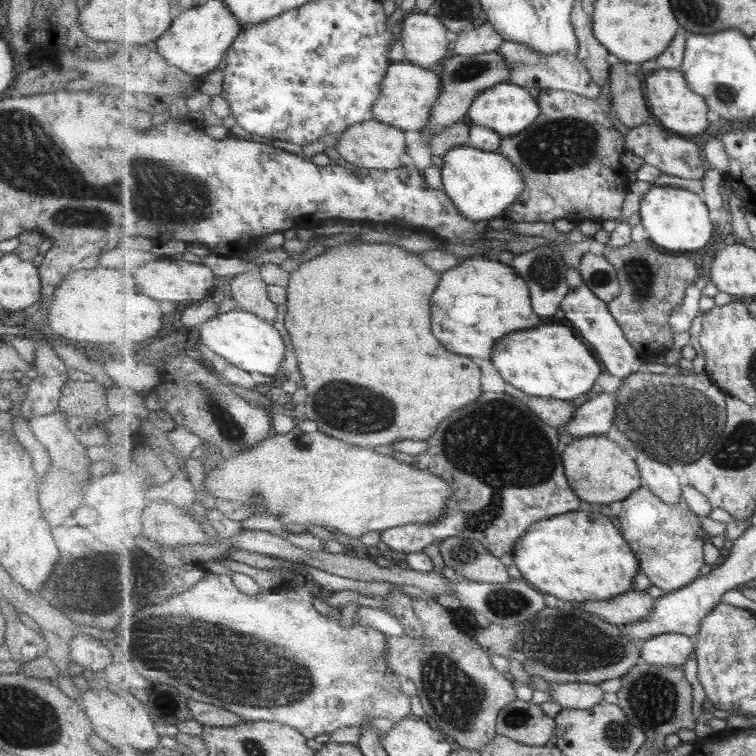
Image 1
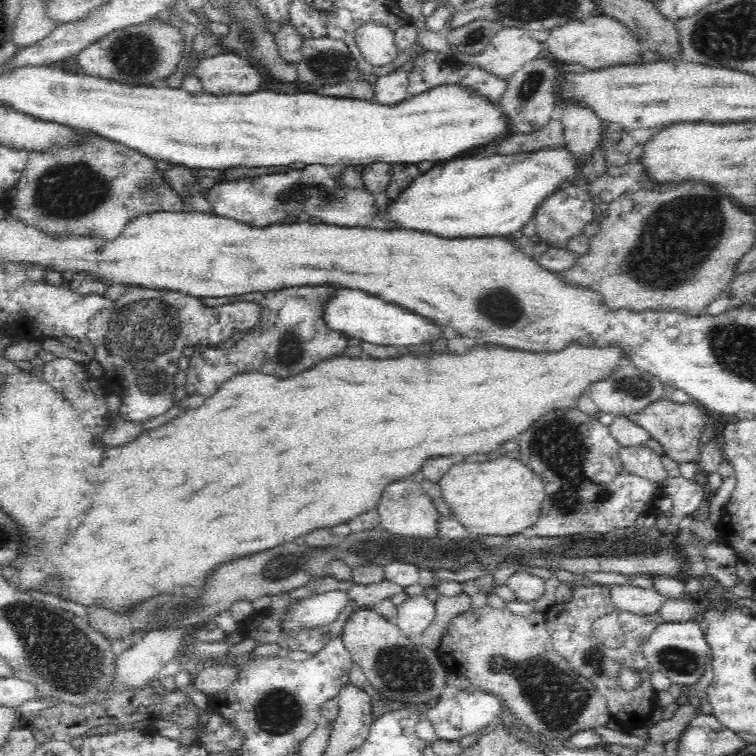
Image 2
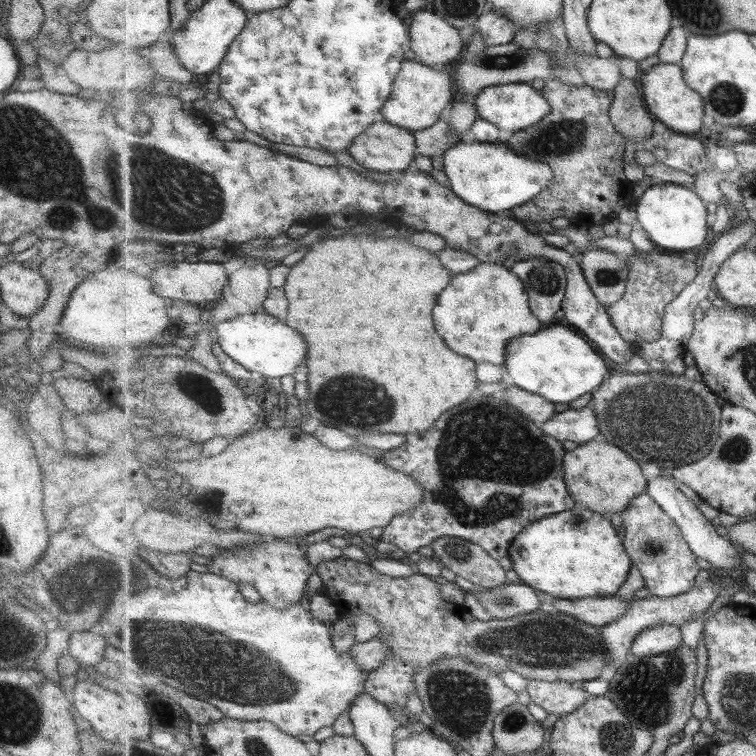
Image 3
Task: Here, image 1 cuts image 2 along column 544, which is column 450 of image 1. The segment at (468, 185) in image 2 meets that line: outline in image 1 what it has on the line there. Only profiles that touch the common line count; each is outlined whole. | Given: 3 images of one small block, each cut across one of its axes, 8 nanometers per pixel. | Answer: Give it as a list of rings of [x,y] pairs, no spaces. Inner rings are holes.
[[[471,145],[453,148],[442,164],[444,191],[469,220],[481,222],[503,216],[524,193],[526,182],[523,173],[508,157],[497,152],[483,152]]]

